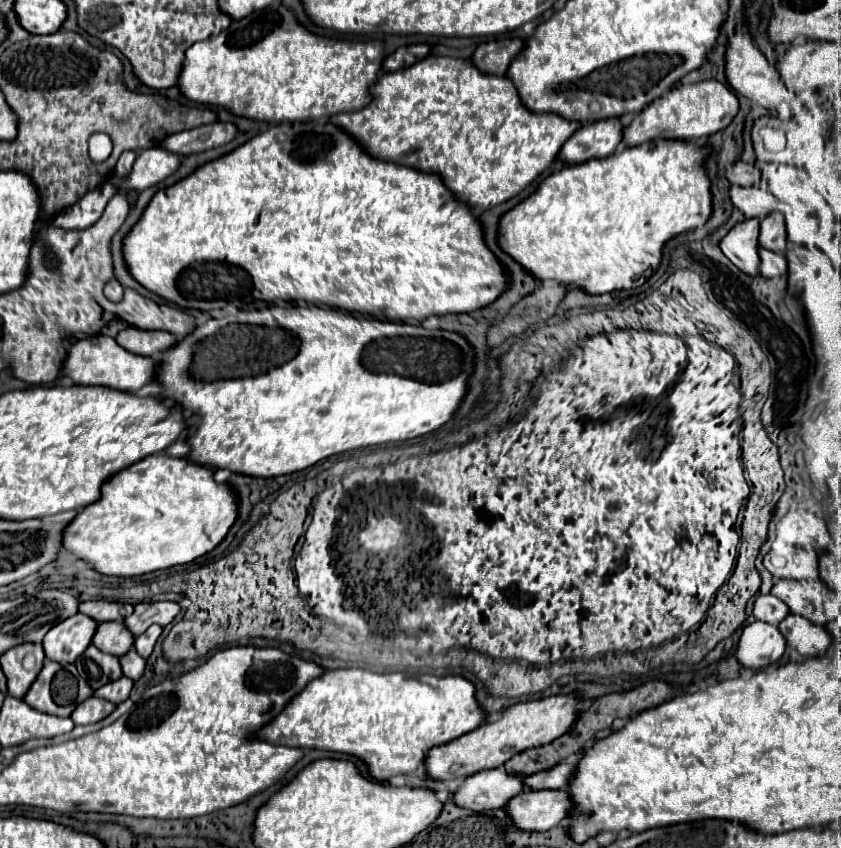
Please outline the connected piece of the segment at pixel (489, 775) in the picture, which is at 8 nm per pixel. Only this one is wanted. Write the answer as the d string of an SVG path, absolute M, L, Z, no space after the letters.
M487 769L467 777L453 791L453 803L475 813L499 809L505 807L511 797L523 793L521 781L523 777L507 775L505 769Z

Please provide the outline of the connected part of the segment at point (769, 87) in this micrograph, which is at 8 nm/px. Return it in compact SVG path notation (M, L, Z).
M741 25L735 35L727 41L727 49L725 49L725 75L727 75L727 81L729 85L745 95L749 101L761 105L761 107L767 107L767 109L775 109L777 103L781 101L793 101L793 97L783 97L783 93L787 91L787 87L781 83L781 79L777 79L777 71L775 67L765 59L765 55L753 45L751 41L751 35L749 35L749 27L747 25Z

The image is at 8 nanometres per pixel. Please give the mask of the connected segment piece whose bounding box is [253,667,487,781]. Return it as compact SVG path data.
M349 667L349 669L331 669L331 671L325 671L325 675L319 675L317 679L313 679L309 683L309 687L305 687L305 691L301 691L299 695L295 695L291 701L289 701L289 707L285 707L285 711L281 711L281 715L277 715L277 719L273 719L273 723L261 727L261 731L257 731L257 735L253 735L255 739L261 739L261 741L267 741L267 743L275 743L275 745L285 745L285 747L299 747L299 749L323 749L323 751L333 751L333 753L345 753L345 755L353 755L357 759L361 759L367 769L369 769L369 775L373 777L373 781L383 781L387 777L393 777L393 775L405 775L405 773L411 773L415 771L417 767L423 765L423 759L427 755L427 751L435 745L441 745L441 743L449 743L473 729L477 729L483 719L485 719L485 711L479 709L479 703L475 699L475 687L471 681L459 677L459 675L447 675L447 677L435 677L435 675L413 675L409 677L407 673L373 673L373 671L367 671L367 669L359 669L359 667Z

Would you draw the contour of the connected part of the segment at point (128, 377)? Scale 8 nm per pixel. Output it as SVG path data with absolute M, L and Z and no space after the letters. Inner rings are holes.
M97 335L91 339L79 339L67 351L67 357L59 371L61 377L69 377L75 385L101 385L111 387L117 391L137 391L147 383L153 383L155 375L155 361L151 357L141 357L125 351L115 343L113 337Z

